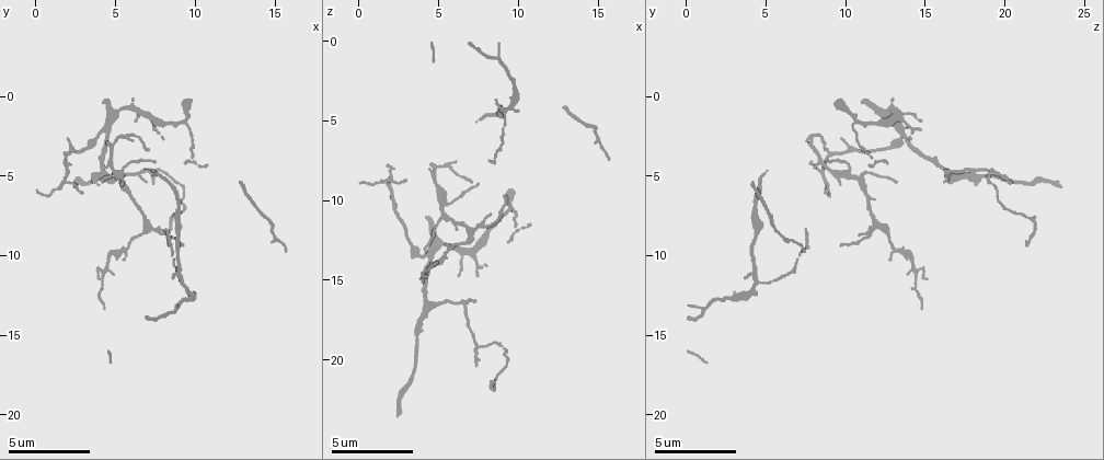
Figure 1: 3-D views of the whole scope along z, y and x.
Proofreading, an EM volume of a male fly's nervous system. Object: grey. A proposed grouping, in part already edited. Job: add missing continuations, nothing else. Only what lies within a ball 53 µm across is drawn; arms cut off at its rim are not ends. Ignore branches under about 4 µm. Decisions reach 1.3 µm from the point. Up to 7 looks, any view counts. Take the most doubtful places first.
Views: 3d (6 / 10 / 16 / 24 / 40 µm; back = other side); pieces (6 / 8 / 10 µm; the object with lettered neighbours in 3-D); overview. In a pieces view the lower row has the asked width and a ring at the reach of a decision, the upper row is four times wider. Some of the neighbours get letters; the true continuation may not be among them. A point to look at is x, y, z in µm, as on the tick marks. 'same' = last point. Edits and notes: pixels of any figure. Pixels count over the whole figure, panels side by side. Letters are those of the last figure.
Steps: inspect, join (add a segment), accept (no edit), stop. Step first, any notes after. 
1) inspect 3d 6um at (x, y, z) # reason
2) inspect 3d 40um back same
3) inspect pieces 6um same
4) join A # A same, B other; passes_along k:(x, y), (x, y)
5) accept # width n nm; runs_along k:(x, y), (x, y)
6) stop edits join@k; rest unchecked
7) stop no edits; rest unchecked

inspect 3d 10um at (2.4, 5.6, 23.4) # an open end

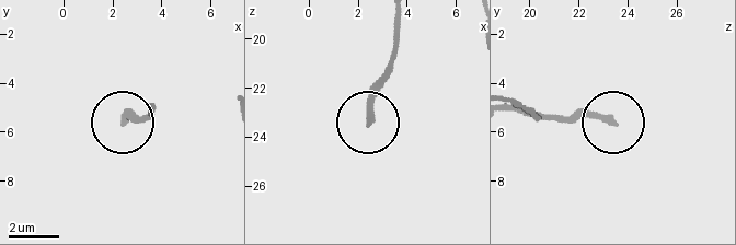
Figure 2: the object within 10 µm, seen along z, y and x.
inspect pieces 6um at (2.5, 5.5, 23.4) # what lies round it

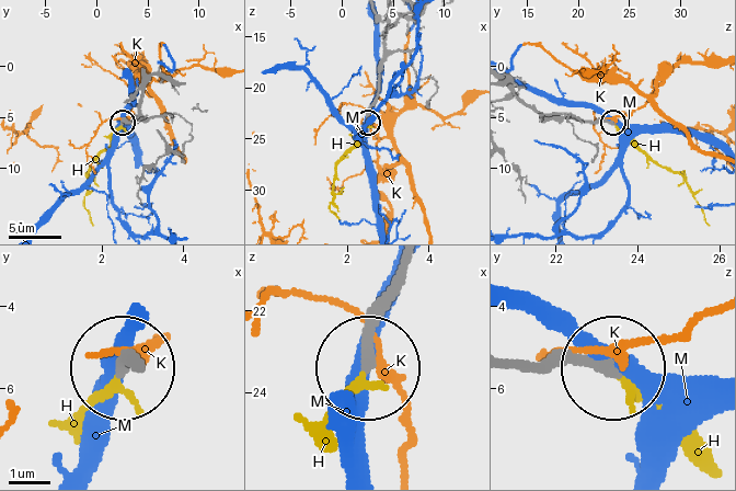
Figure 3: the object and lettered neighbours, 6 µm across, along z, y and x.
join H # H same, K other, M other; passes_along 3:(406, 264), (336, 421); it goes on there

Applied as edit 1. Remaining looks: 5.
inspect overview

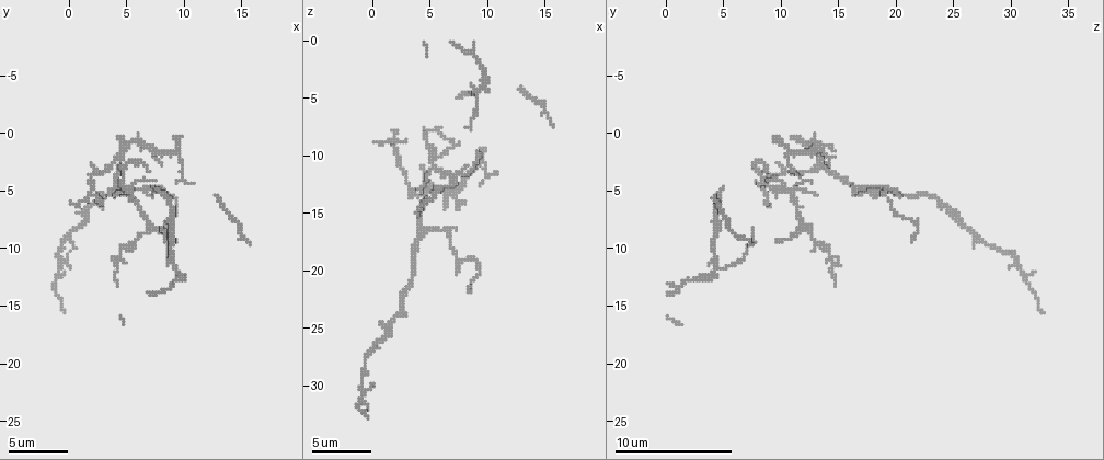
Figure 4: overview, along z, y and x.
inspect pieces 10um at (15.8, 9.6, 7.4) # long arm stops here

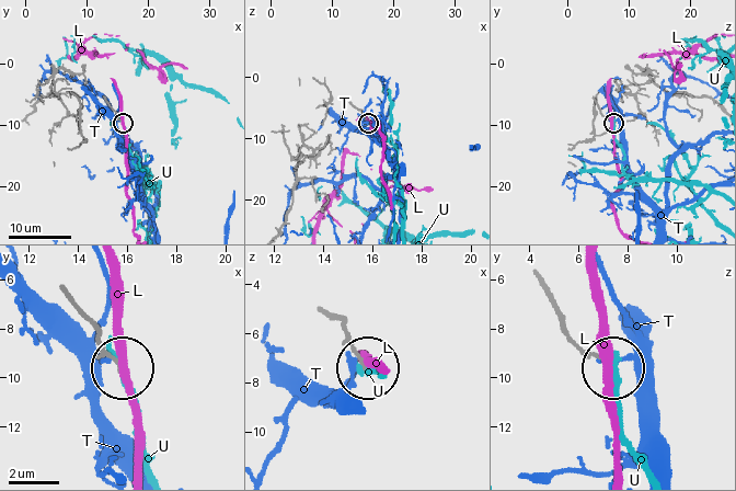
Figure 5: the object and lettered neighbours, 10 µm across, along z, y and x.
accept # L other, T other, U other; none of them fits

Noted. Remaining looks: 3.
inspect pieces 8um at (7.2, 5.4, 20.4) # thin end

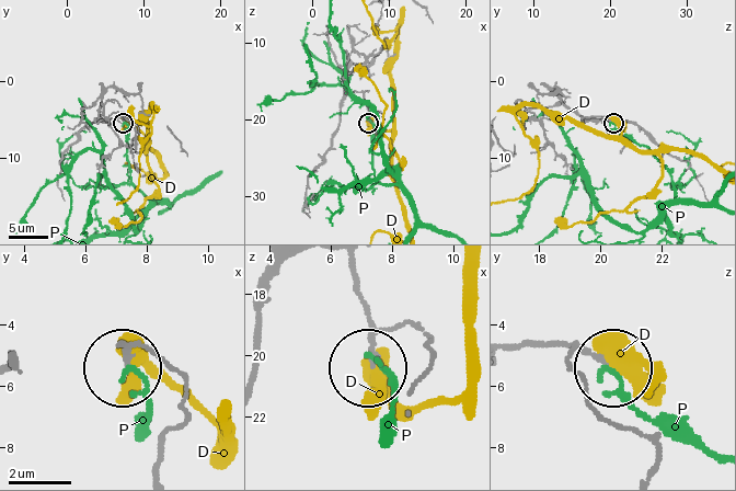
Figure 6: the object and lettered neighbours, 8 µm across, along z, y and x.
accept # D other, P other; runs_along 6:(509, 349), (572, 343), (609, 364); no lettered segment goes on from it

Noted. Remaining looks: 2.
stop edits join@3; rest unchecked

